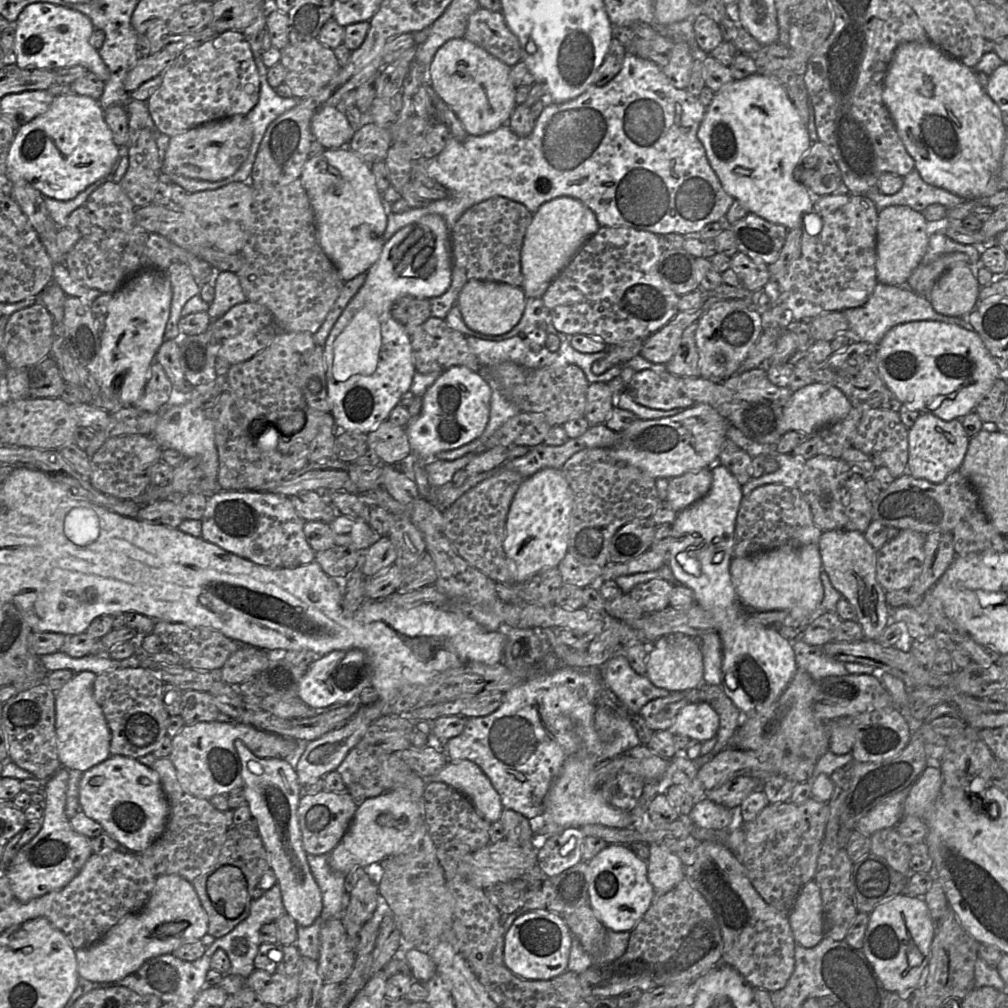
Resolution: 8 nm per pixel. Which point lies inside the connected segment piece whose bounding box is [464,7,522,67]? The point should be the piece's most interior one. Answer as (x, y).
(487, 29)

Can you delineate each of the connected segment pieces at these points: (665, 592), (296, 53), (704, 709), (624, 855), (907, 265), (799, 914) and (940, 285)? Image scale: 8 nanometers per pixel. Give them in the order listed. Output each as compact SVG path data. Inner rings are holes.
M655 578L637 584L628 594L644 613L653 613L669 605L672 587L672 583L664 579Z
M317 38L288 44L280 52L280 63L286 71L283 83L297 98L316 95L342 67L333 50L322 45Z
M693 702L679 711L669 731L703 743L715 737L718 729L719 715L713 707L706 702Z
M609 844L588 862L590 906L607 929L631 931L649 909L655 895L648 880L647 861L639 858L629 845Z
M889 206L879 211L876 237L876 272L878 282L906 286L924 257L932 230L921 212L908 206Z
M815 880L809 881L801 889L788 921L795 944L812 948L825 937L822 897Z
M957 262L935 282L929 300L936 312L946 316L968 316L978 305L980 285L971 268Z

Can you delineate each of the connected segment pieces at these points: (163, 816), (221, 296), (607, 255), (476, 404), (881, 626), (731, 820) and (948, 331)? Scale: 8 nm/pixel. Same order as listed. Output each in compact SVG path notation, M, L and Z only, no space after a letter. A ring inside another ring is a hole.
M110 755L105 761L83 772L79 784L79 803L87 817L98 822L104 833L132 853L142 853L163 833L169 814L169 804L158 773L137 759Z
M229 271L217 272L214 281L215 297L207 311L211 320L222 317L233 306L246 302L240 280L236 273Z
M600 227L581 247L570 264L552 281L542 296L555 329L568 336L583 334L608 345L646 340L679 312L678 296L662 278L658 263L664 247L652 232L630 227Z
M465 366L443 371L423 395L418 416L405 426L411 452L422 459L434 459L441 451L457 449L478 439L489 421L491 394L488 382Z
M840 529L823 531L817 546L822 569L827 573L833 587L856 610L856 620L862 627L864 639L876 640L890 622L886 591L876 578L876 550L863 533Z
M708 798L697 801L689 813L696 826L706 829L742 828L740 807L729 809Z
M912 321L894 326L877 345L877 364L884 383L902 405L945 421L964 417L974 411L996 379L1002 378L999 360L991 355L976 331L943 321Z

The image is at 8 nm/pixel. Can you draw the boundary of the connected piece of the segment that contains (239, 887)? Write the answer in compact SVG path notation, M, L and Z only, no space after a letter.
M223 865L207 881L207 892L216 910L229 919L238 917L247 899L247 882L236 866Z

